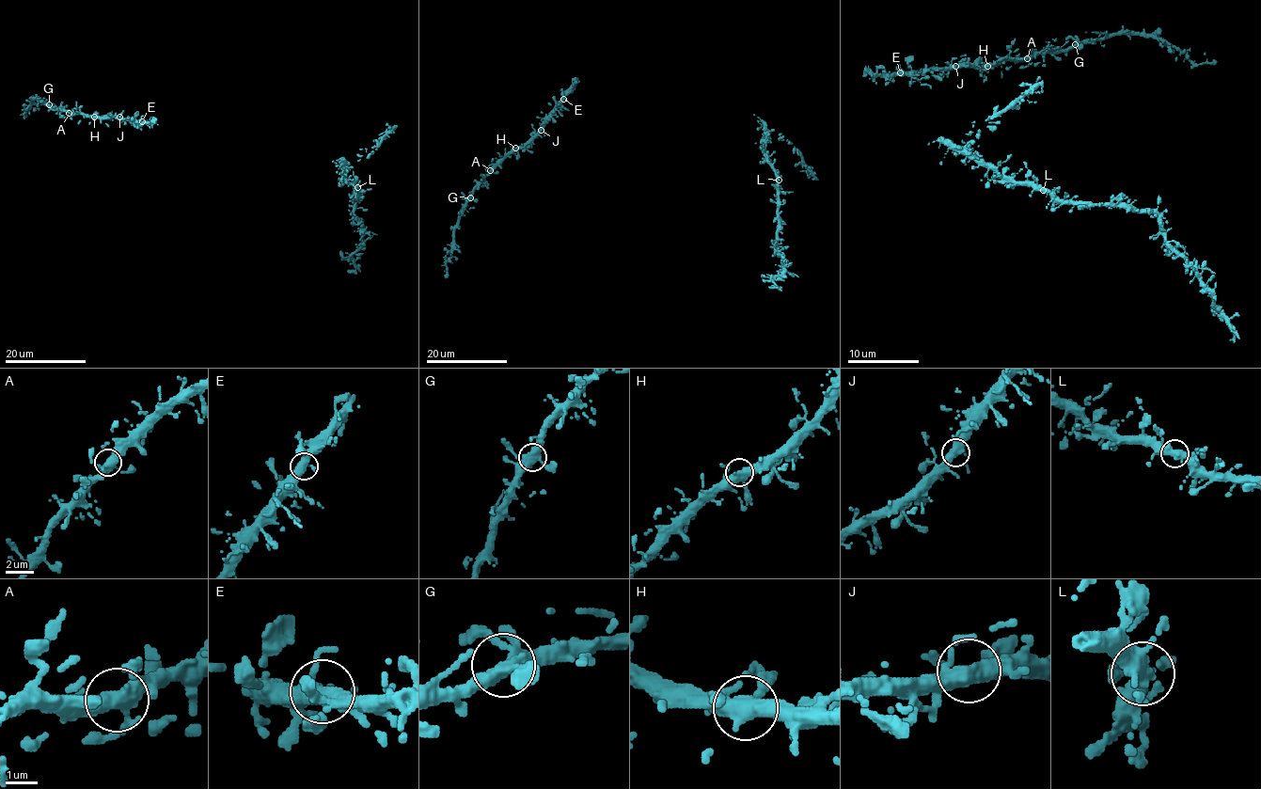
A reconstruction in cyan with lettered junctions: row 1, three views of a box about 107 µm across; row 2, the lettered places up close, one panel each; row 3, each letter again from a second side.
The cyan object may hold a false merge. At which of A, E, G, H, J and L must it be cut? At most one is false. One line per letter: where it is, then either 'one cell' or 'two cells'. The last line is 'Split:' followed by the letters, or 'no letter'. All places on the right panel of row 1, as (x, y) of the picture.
A: (1027, 58) | one cell
E: (900, 72) | one cell
G: (1075, 44) | one cell
H: (987, 66) | one cell
J: (955, 66) | one cell
L: (1043, 190) | one cell
Split: no letter

